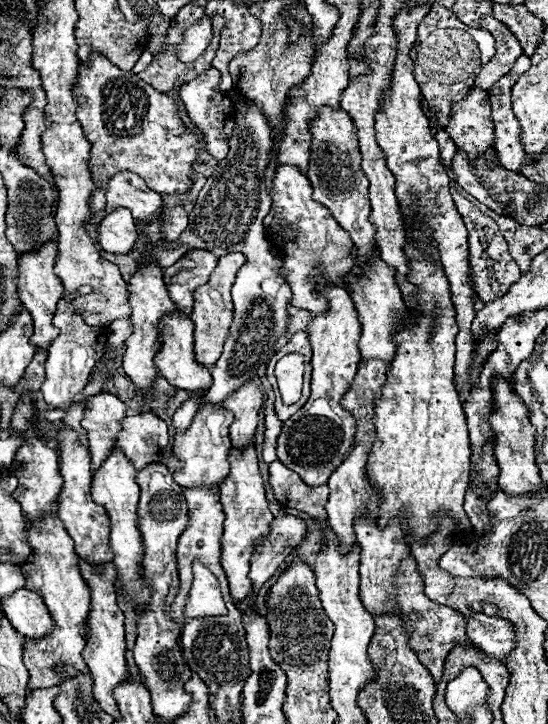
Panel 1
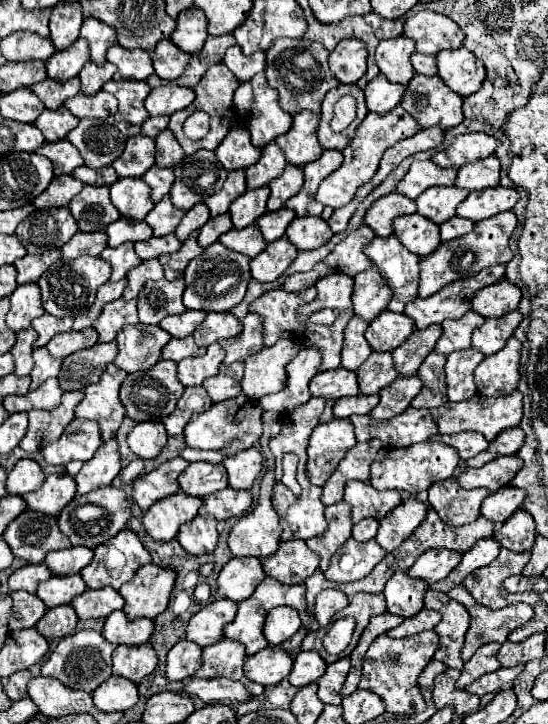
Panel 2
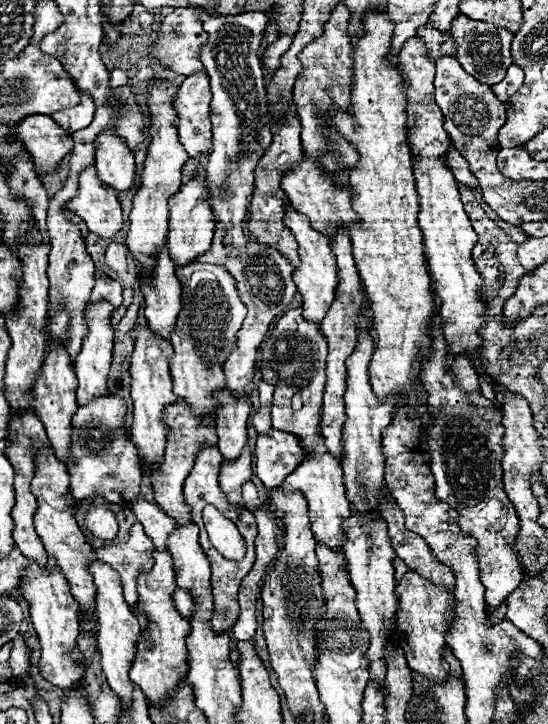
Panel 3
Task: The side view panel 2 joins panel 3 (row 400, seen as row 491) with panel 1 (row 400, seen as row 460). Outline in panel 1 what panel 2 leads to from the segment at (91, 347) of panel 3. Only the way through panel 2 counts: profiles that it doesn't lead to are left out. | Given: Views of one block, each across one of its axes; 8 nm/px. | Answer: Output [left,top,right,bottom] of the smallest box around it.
[84,392,126,470]

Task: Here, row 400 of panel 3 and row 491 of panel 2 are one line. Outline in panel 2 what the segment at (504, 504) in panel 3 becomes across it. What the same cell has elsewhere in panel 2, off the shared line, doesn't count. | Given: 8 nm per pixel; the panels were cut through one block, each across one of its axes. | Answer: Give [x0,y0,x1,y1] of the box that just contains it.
[428,476,492,526]

